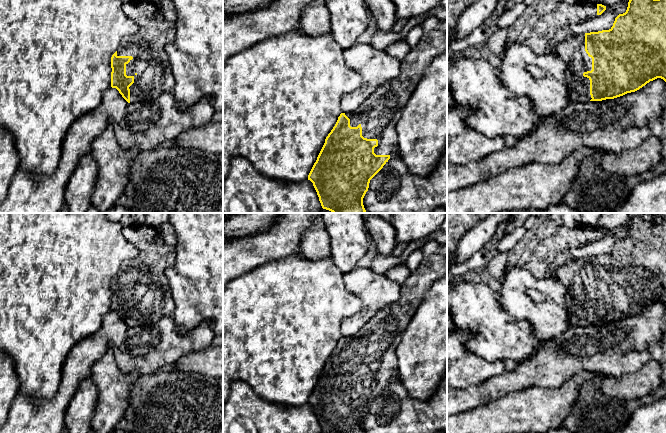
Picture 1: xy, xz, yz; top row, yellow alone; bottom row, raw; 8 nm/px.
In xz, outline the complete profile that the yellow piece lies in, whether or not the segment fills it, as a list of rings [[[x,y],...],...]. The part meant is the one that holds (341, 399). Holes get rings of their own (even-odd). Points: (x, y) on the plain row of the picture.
[[[434,253],[424,257],[419,267],[411,271],[408,278],[400,285],[400,298],[395,303],[377,312],[356,335],[340,338],[308,399],[308,404],[313,407],[323,433],[365,433],[363,422],[368,415],[370,404],[388,386],[392,377],[397,375],[396,350],[402,332],[407,328],[433,283],[446,274],[447,256]]]

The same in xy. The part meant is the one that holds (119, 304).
[[[147,224],[125,227],[123,228],[123,235],[127,241],[138,248],[139,254],[135,258],[125,261],[111,281],[111,311],[116,312],[128,327],[151,325],[164,316],[172,316],[175,303],[170,284],[165,276],[165,270],[175,264],[175,246],[167,244],[159,230]]]

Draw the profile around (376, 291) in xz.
[[[357,266],[343,274],[343,282],[348,291],[361,299],[362,307],[357,314],[342,321],[342,337],[356,335],[377,312],[387,305],[395,303],[400,298],[400,284],[388,279],[384,274],[375,273],[370,268]]]

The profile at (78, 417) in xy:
[[[92,378],[84,379],[65,412],[65,429],[68,433],[88,433],[96,409],[98,389]]]

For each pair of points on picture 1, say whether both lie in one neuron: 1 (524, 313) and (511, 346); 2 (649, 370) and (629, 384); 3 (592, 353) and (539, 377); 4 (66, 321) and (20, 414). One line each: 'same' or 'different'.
1: different
2: same
3: same
4: different

